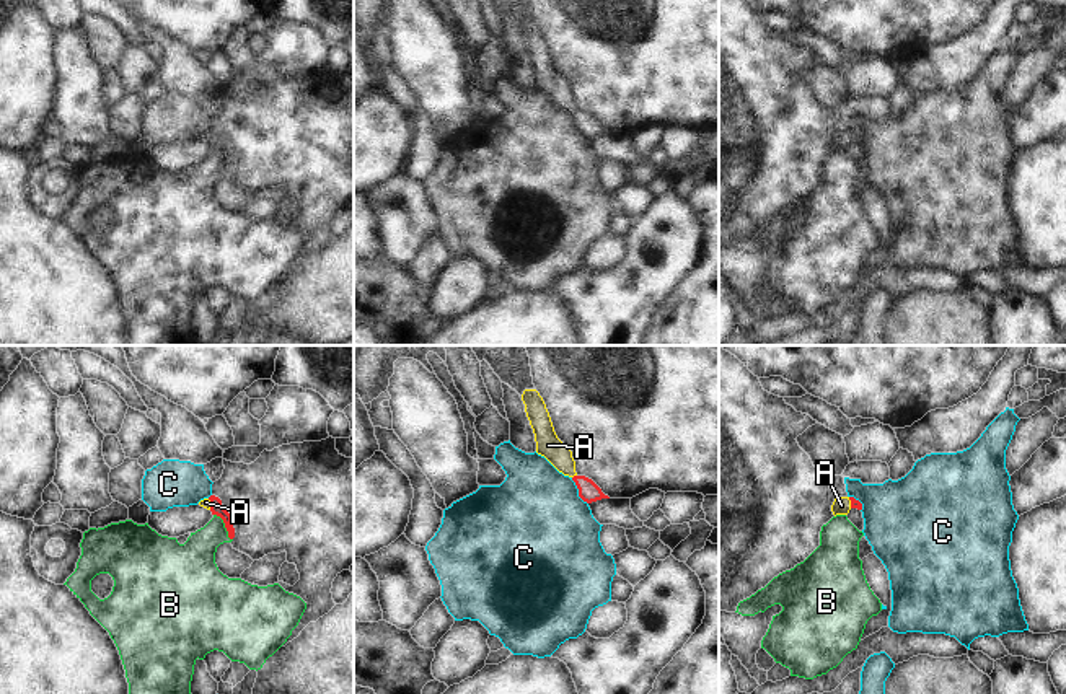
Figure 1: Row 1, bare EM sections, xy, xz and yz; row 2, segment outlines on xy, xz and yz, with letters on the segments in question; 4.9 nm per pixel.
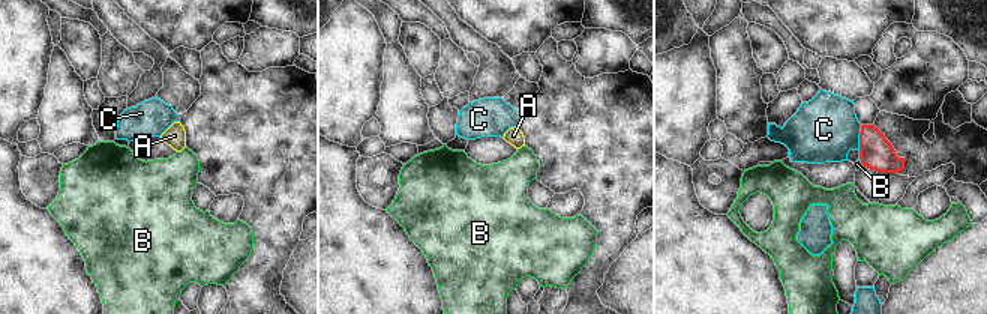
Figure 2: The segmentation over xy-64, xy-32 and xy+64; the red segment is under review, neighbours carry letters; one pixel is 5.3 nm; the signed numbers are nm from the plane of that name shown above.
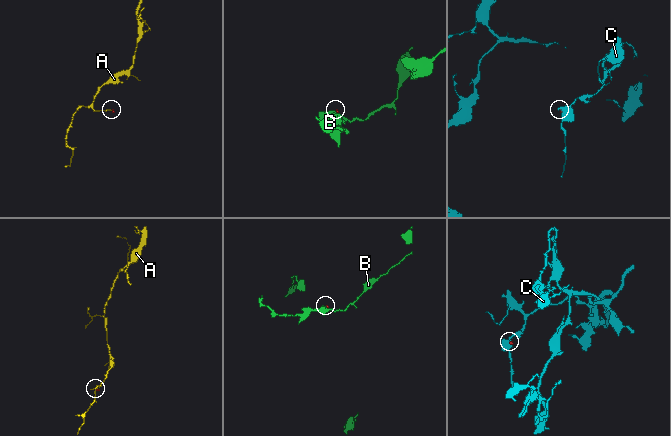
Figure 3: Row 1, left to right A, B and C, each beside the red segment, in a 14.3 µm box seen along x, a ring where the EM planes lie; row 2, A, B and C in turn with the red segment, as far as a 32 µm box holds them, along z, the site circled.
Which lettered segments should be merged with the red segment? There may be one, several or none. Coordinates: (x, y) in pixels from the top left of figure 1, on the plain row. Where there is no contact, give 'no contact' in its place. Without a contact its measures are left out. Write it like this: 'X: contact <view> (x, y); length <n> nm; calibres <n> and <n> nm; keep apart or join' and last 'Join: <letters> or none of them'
A: contact xz (574, 111); length 30 nm; calibres 100 and 120 nm; join
B: contact xy (225, 162); length 160 nm; calibres 70 and 220 nm; keep apart
C: contact xz (579, 126); length 160 nm; calibres 100 and 480 nm; keep apart
Join: A

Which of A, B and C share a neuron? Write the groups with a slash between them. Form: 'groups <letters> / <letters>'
groups A / B / C

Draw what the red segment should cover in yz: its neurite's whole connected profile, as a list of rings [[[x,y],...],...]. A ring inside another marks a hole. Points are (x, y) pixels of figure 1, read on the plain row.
[[[836,132],[831,147],[833,150],[848,150],[851,143],[862,145],[862,138],[854,132]]]

